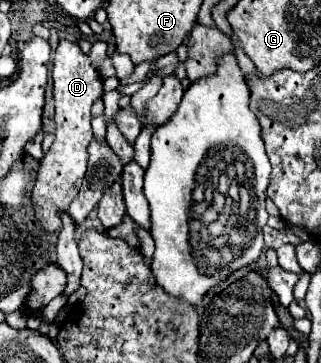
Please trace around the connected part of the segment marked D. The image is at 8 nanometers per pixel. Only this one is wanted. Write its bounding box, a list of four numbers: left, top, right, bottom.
[32,41,102,233]

